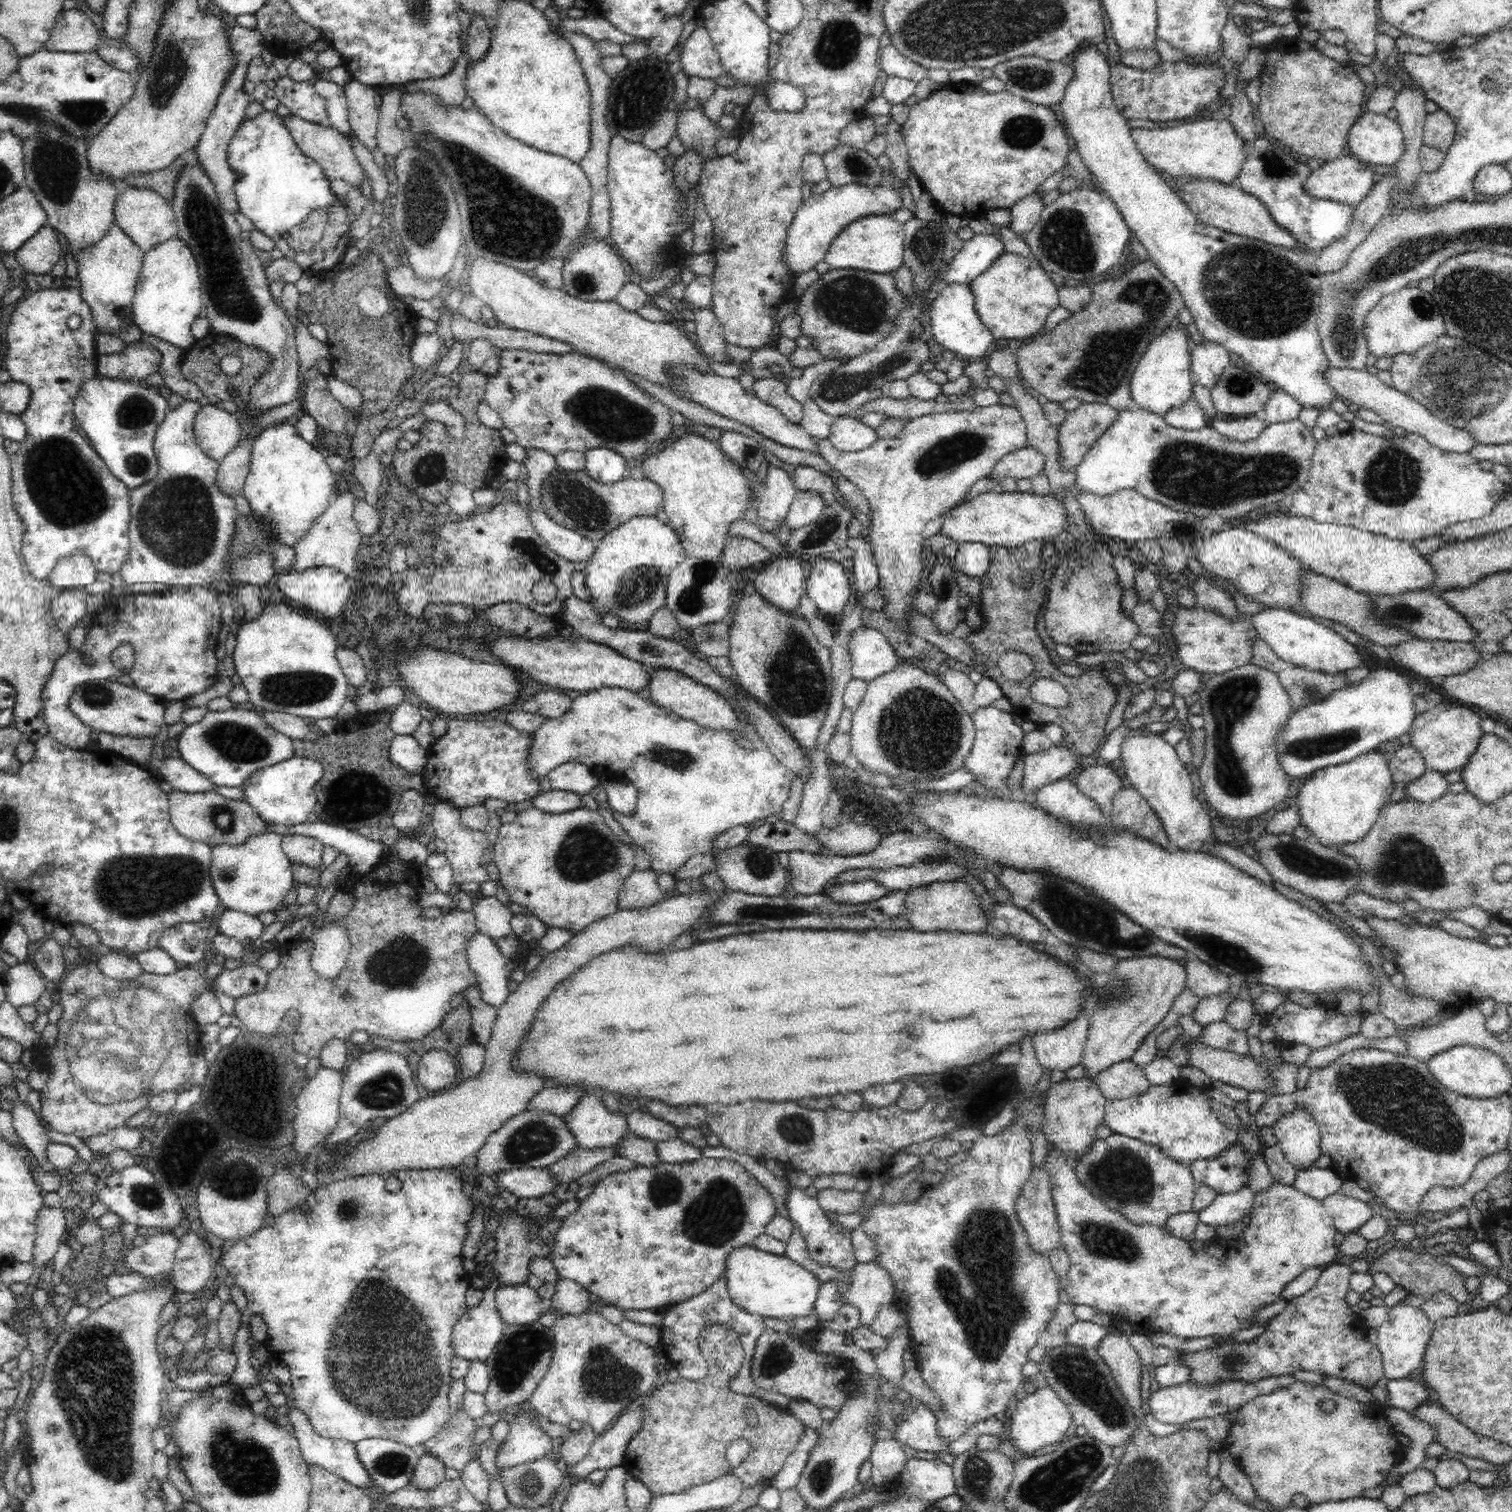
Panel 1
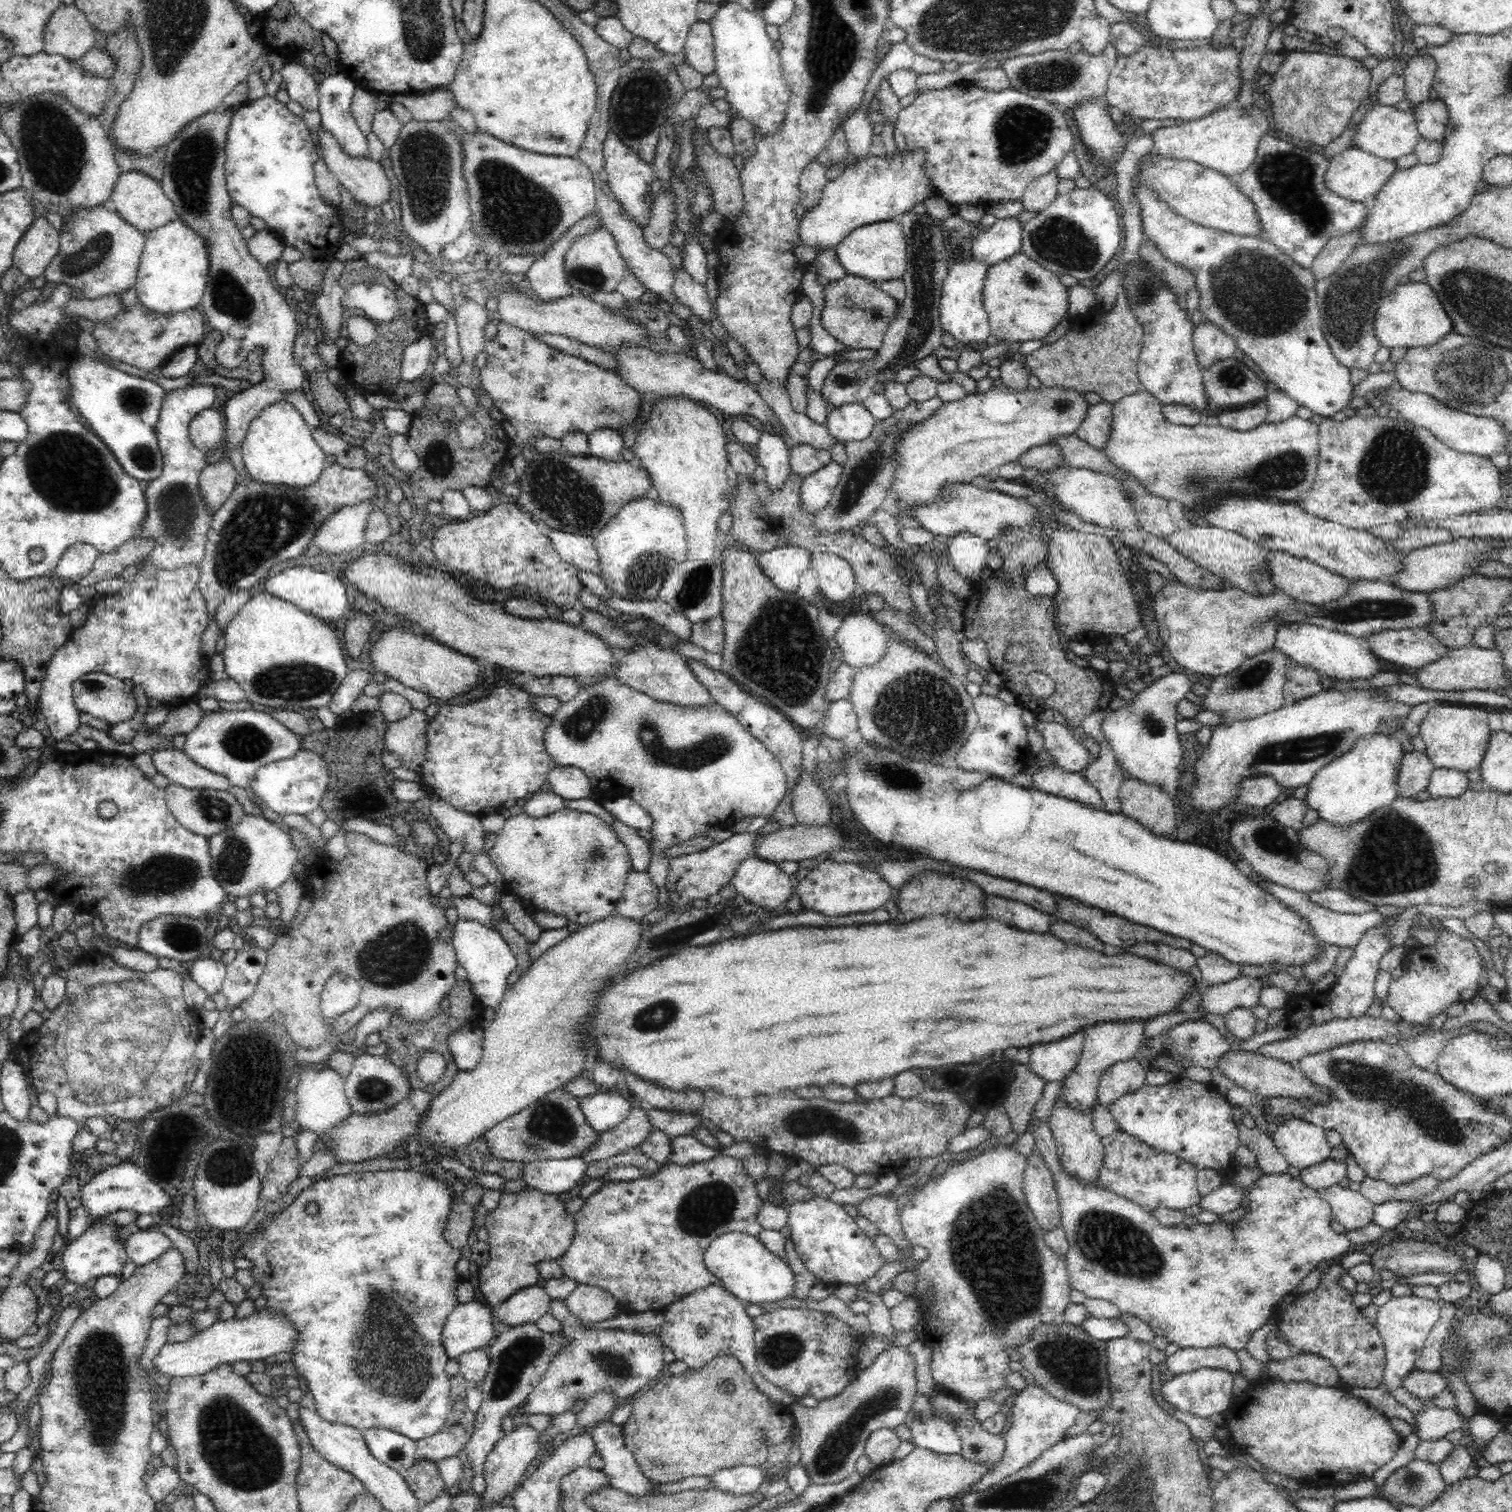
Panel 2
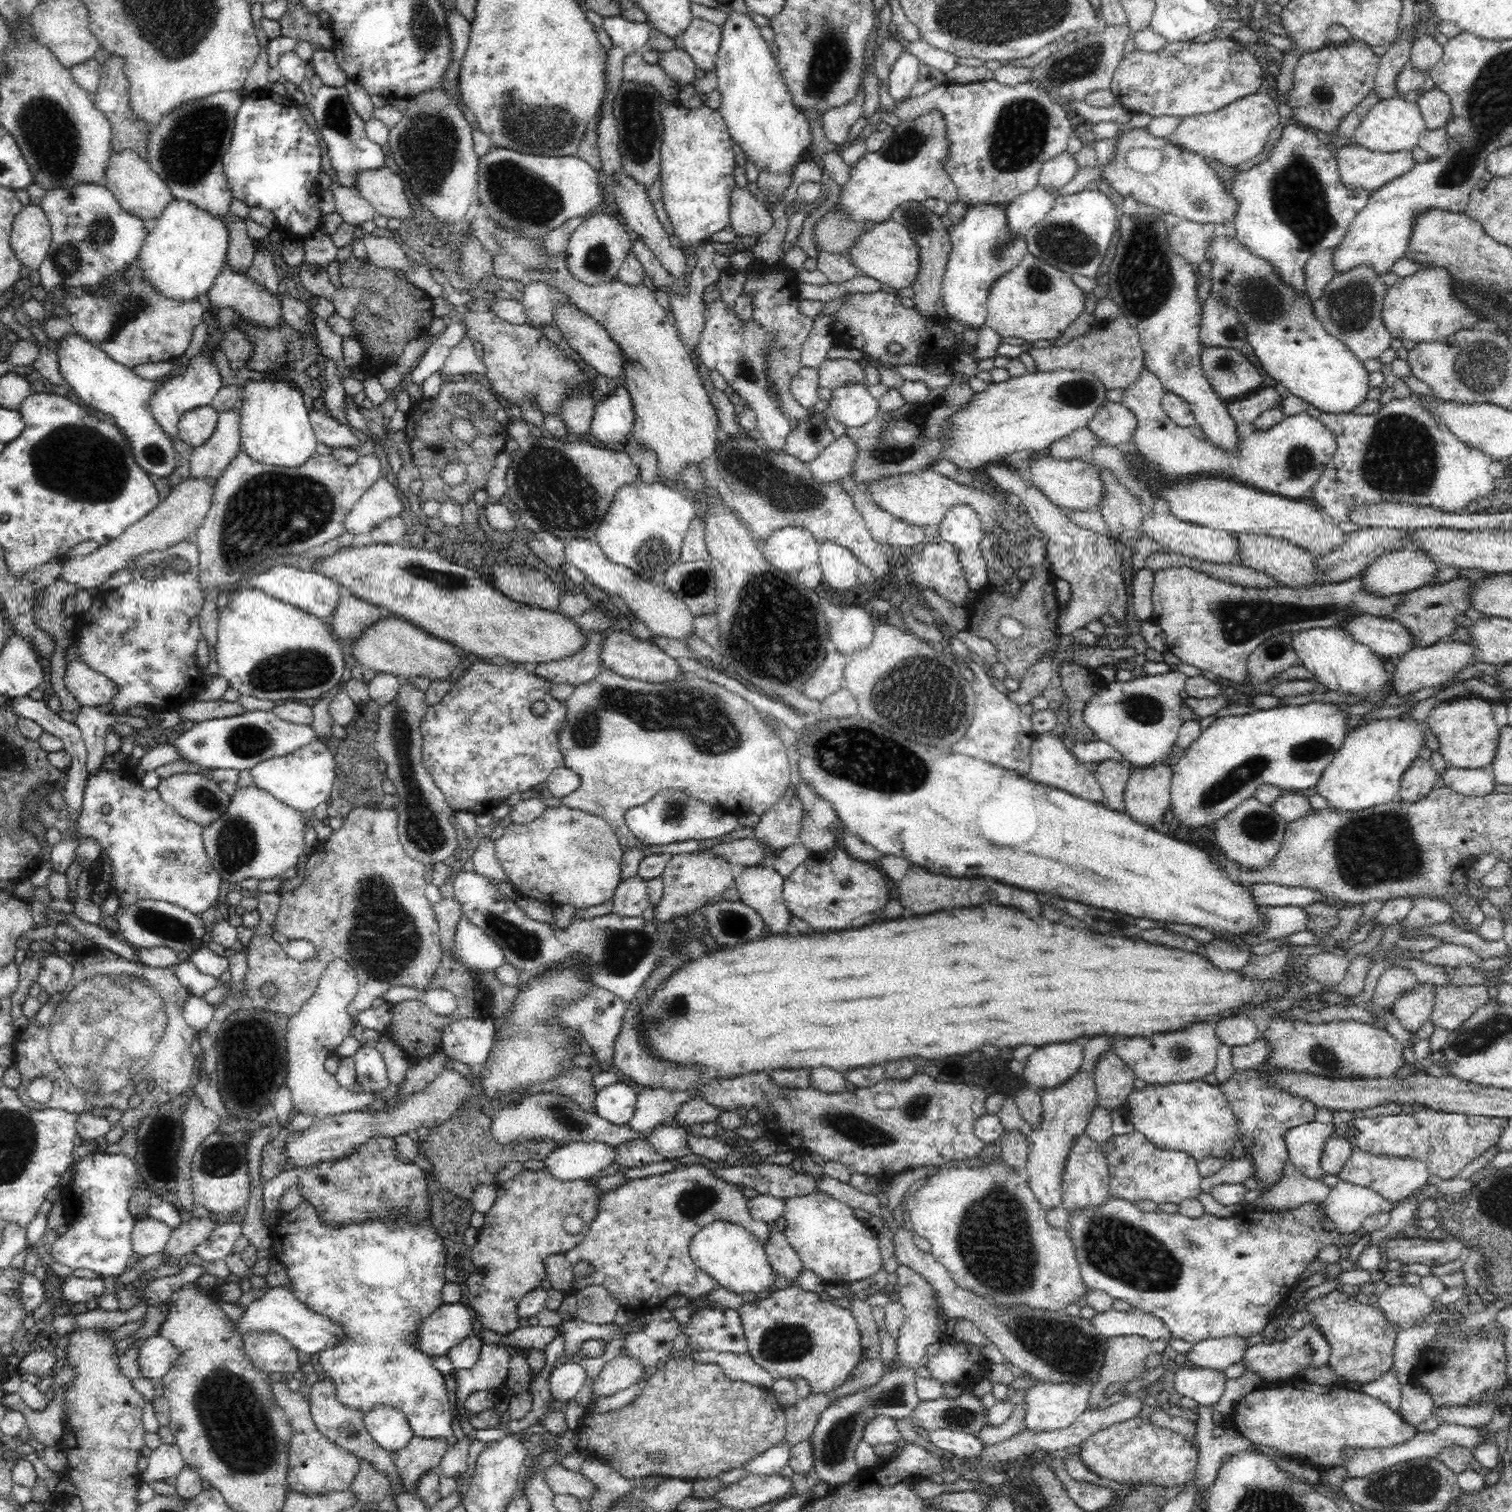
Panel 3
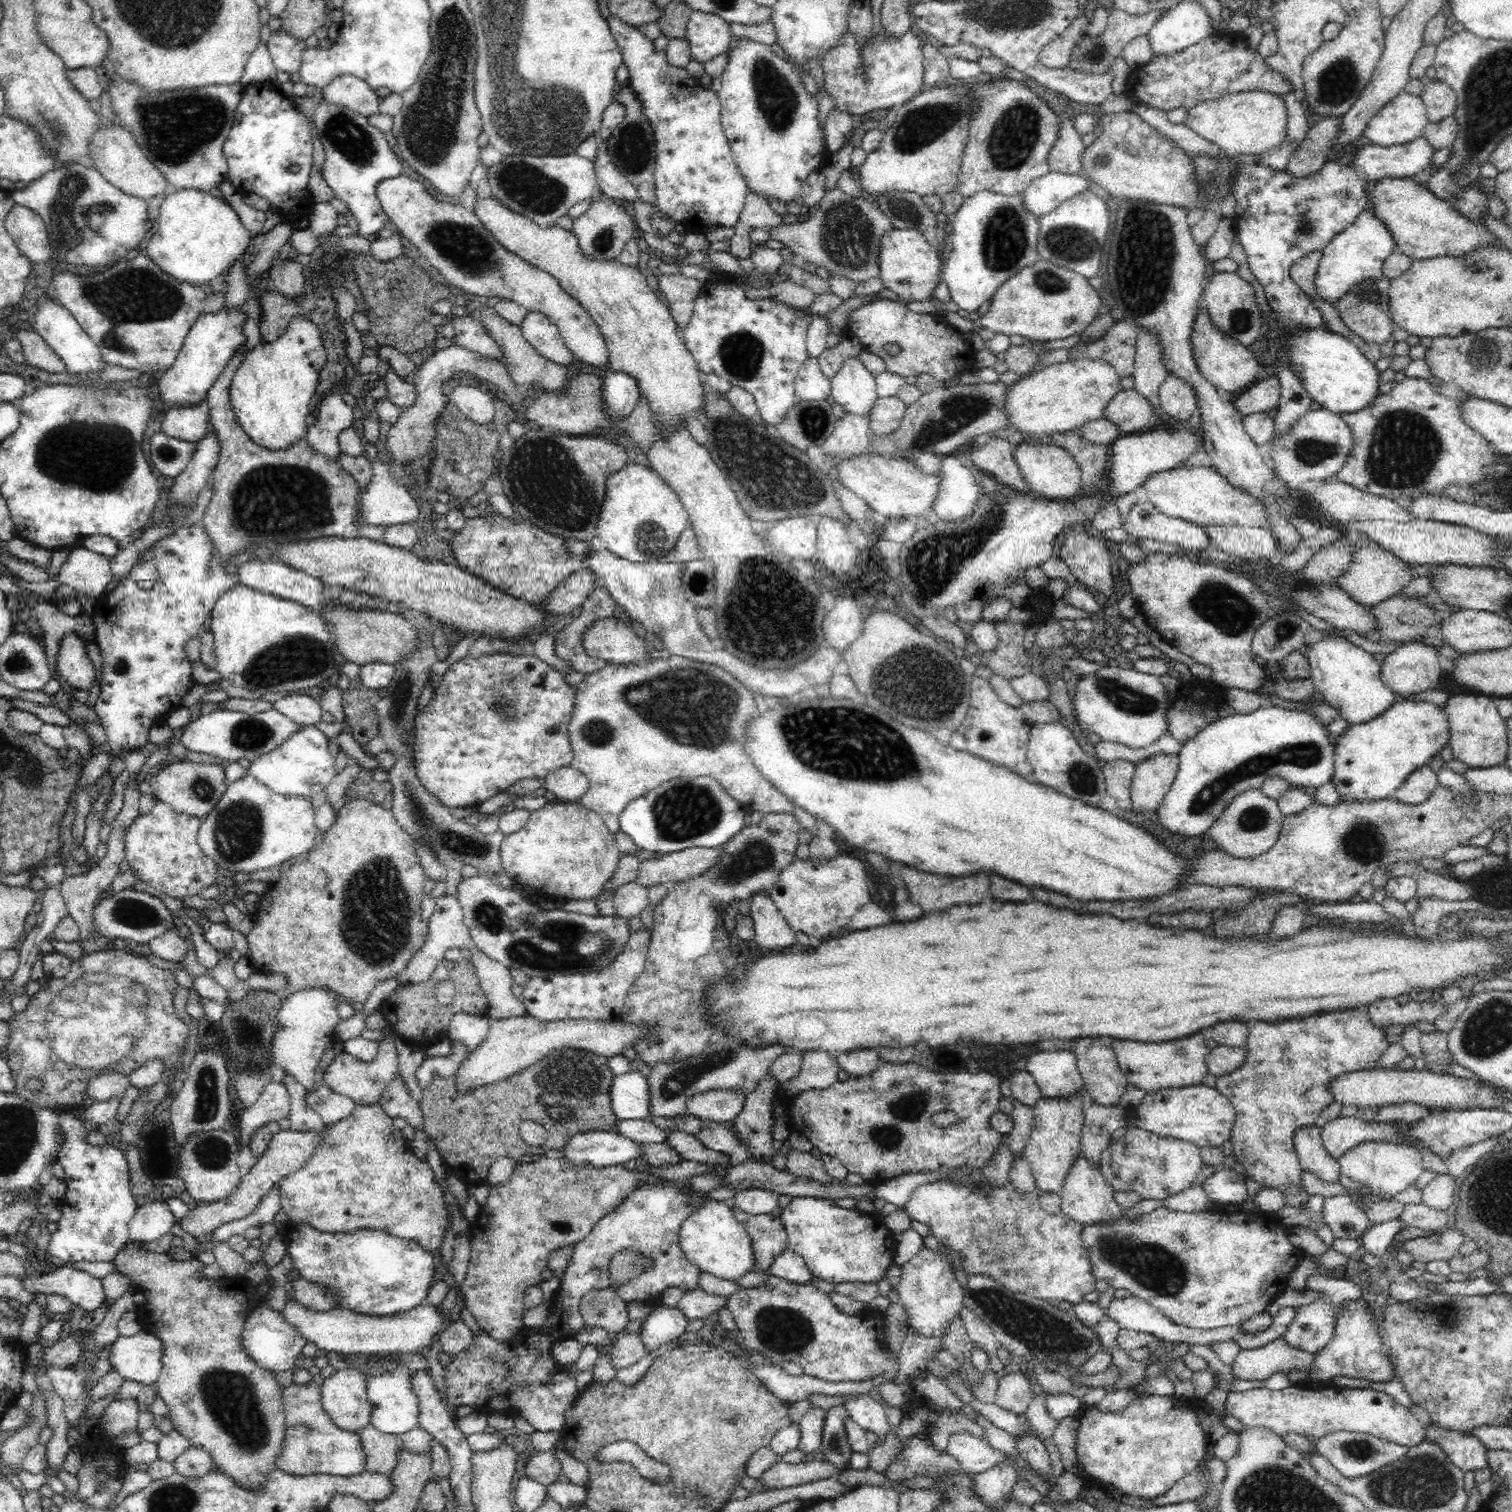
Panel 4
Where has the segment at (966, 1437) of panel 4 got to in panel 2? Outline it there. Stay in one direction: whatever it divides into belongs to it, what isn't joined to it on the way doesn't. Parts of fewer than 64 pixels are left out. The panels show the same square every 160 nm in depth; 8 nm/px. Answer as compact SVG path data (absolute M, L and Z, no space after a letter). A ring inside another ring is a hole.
M933 1414L926 1422L916 1415L910 1430L911 1441L917 1447L941 1455L958 1454L961 1450L960 1437L956 1434L956 1429L943 1415Z

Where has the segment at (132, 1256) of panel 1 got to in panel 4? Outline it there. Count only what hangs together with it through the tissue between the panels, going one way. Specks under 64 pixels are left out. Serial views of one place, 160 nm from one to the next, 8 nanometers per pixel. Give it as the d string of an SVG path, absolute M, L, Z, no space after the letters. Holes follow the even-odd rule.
M144 1201L129 1222L129 1238L139 1243L152 1242L171 1234L175 1222L165 1202Z

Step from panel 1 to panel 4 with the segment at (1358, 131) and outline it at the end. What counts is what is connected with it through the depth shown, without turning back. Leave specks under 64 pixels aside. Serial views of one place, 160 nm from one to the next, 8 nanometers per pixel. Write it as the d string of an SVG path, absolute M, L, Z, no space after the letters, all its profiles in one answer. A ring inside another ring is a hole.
M1404 90L1400 96L1396 96L1394 100L1390 100L1388 104L1382 107L1366 124L1362 135L1368 138L1372 144L1382 147L1408 144L1422 136L1424 127L1428 123L1426 108L1421 98L1415 98Z

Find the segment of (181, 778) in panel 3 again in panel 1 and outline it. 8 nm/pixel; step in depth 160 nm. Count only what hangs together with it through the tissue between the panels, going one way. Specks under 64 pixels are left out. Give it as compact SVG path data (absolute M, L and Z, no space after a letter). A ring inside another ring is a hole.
M172 790L167 796L171 823L188 840L206 843L212 848L219 844L238 846L247 843L247 840L253 836L270 832L266 823L246 802L227 800L216 791L209 790L208 792L188 794Z

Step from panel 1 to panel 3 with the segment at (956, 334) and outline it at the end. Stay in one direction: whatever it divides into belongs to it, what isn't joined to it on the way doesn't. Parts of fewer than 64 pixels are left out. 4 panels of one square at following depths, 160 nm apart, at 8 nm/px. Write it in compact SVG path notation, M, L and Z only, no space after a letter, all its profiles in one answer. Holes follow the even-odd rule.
M978 203L968 206L963 219L959 224L949 226L949 239L951 240L951 251L949 254L946 272L943 276L941 288L941 302L949 320L954 319L978 330L986 325L987 320L987 296L988 290L994 281L1012 270L1024 254L1028 253L1024 237L1012 237L1010 229L1006 227L1006 213L1004 209L996 209L995 203Z

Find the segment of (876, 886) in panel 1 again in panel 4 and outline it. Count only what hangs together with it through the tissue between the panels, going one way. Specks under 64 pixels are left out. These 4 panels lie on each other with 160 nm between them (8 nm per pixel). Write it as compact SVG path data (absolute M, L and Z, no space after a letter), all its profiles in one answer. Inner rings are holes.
M835 854L832 858L818 858L810 855L806 859L796 859L784 868L780 873L779 880L769 890L769 896L792 930L804 932L813 942L817 942L830 935L832 929L844 926L860 907L874 902L872 894L868 891L867 876L864 862L856 857Z

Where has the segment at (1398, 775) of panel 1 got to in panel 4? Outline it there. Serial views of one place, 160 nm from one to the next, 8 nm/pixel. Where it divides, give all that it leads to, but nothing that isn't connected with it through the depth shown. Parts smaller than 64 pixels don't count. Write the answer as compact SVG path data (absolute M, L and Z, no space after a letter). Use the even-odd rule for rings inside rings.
M1424 764L1406 777L1394 793L1394 797L1400 803L1418 805L1425 802L1438 785L1436 773Z

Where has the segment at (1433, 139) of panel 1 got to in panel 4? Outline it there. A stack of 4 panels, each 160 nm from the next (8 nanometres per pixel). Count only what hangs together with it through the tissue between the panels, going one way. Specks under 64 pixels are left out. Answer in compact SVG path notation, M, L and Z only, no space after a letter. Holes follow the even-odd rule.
M1437 80L1424 86L1420 98L1425 105L1429 123L1438 123L1453 116L1457 108L1454 91Z

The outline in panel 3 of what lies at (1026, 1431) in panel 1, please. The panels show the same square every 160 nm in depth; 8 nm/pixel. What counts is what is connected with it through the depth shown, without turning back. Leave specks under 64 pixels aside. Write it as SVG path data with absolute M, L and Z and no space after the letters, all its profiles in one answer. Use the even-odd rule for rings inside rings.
M1090 1382L1081 1385L1040 1383L1030 1386L1024 1394L1024 1416L1020 1426L1013 1431L1028 1431L1028 1433L1051 1433L1064 1430L1074 1424L1074 1421L1086 1410L1090 1394Z

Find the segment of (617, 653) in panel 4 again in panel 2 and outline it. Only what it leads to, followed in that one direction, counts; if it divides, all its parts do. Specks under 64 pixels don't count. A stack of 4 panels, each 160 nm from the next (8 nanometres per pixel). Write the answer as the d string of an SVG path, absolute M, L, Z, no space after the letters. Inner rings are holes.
M650 643L617 660L616 678L650 698L682 707L710 707L715 702L709 690L696 678L687 662L676 652Z

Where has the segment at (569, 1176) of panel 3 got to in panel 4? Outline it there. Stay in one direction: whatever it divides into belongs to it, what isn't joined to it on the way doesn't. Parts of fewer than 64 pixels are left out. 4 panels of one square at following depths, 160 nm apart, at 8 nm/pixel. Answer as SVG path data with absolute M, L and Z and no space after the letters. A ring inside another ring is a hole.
M588 1131L572 1136L560 1150L562 1157L580 1167L624 1165L638 1157L641 1146L614 1131Z

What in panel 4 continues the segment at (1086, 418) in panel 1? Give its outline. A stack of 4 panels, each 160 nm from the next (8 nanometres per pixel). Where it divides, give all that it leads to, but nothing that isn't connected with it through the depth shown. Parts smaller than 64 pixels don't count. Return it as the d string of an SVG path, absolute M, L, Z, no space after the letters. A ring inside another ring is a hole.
M1134 389L1117 392L1100 418L1116 425L1120 436L1144 433L1156 423L1152 405Z

